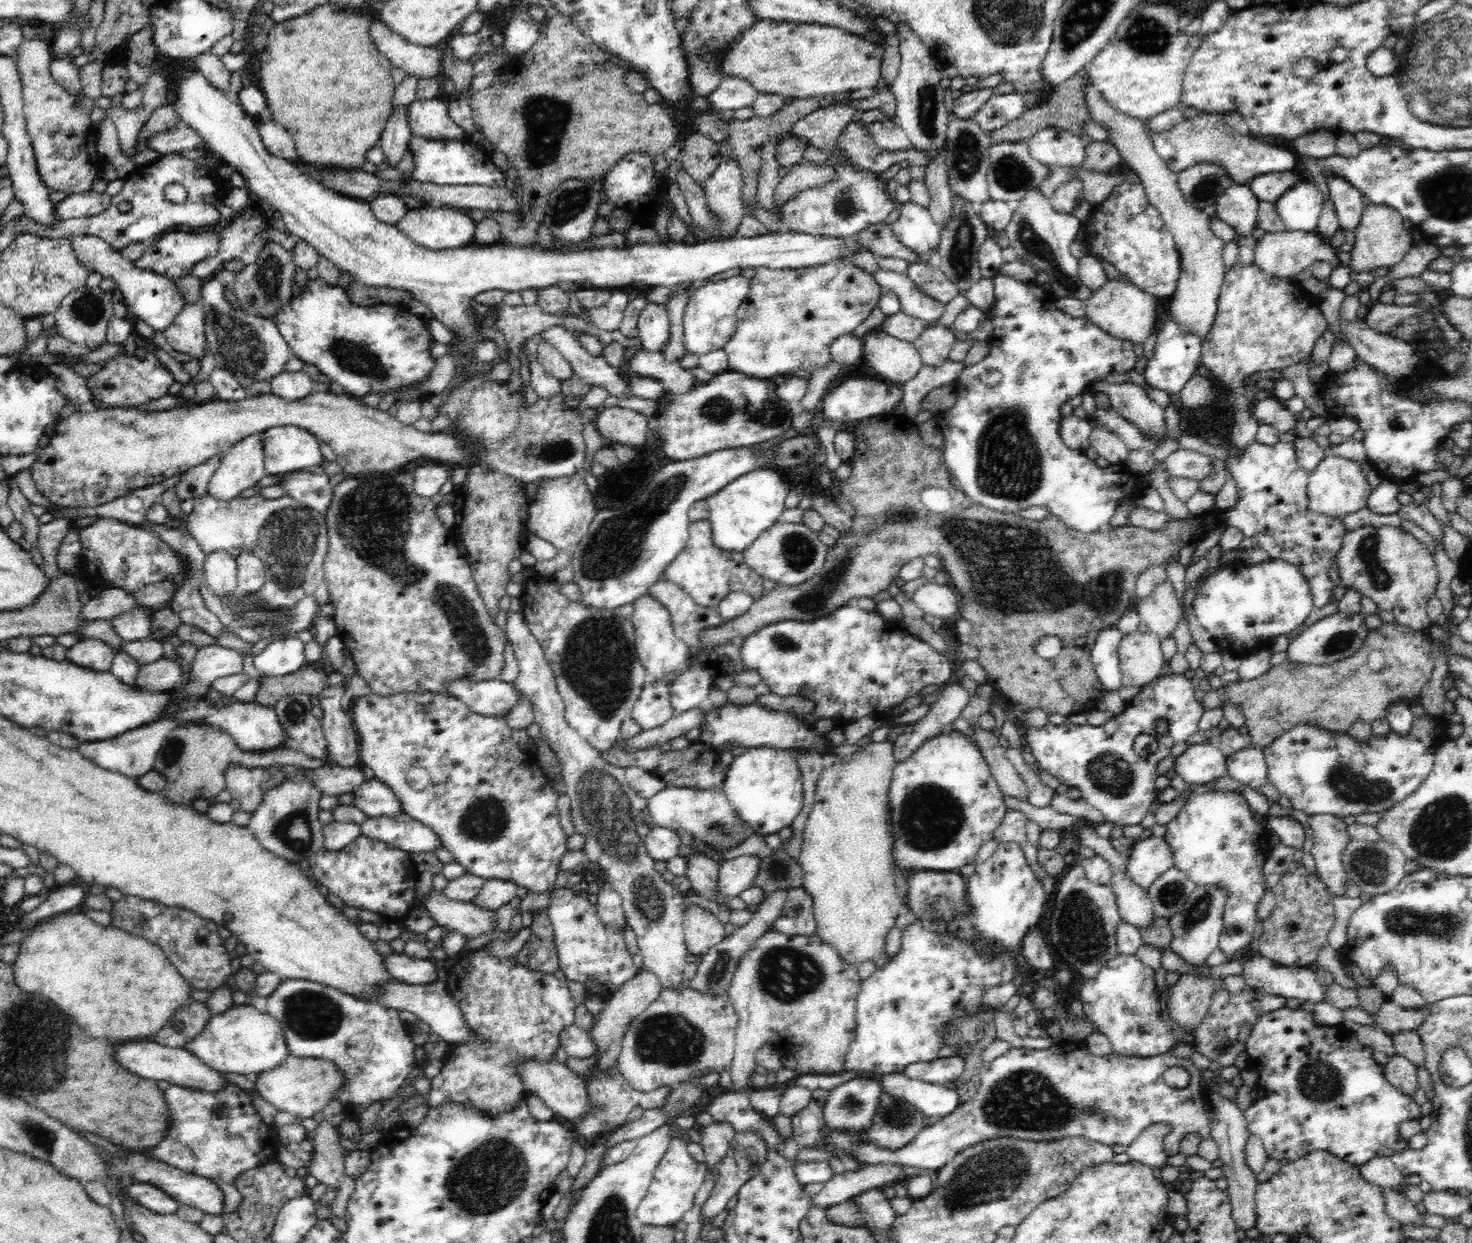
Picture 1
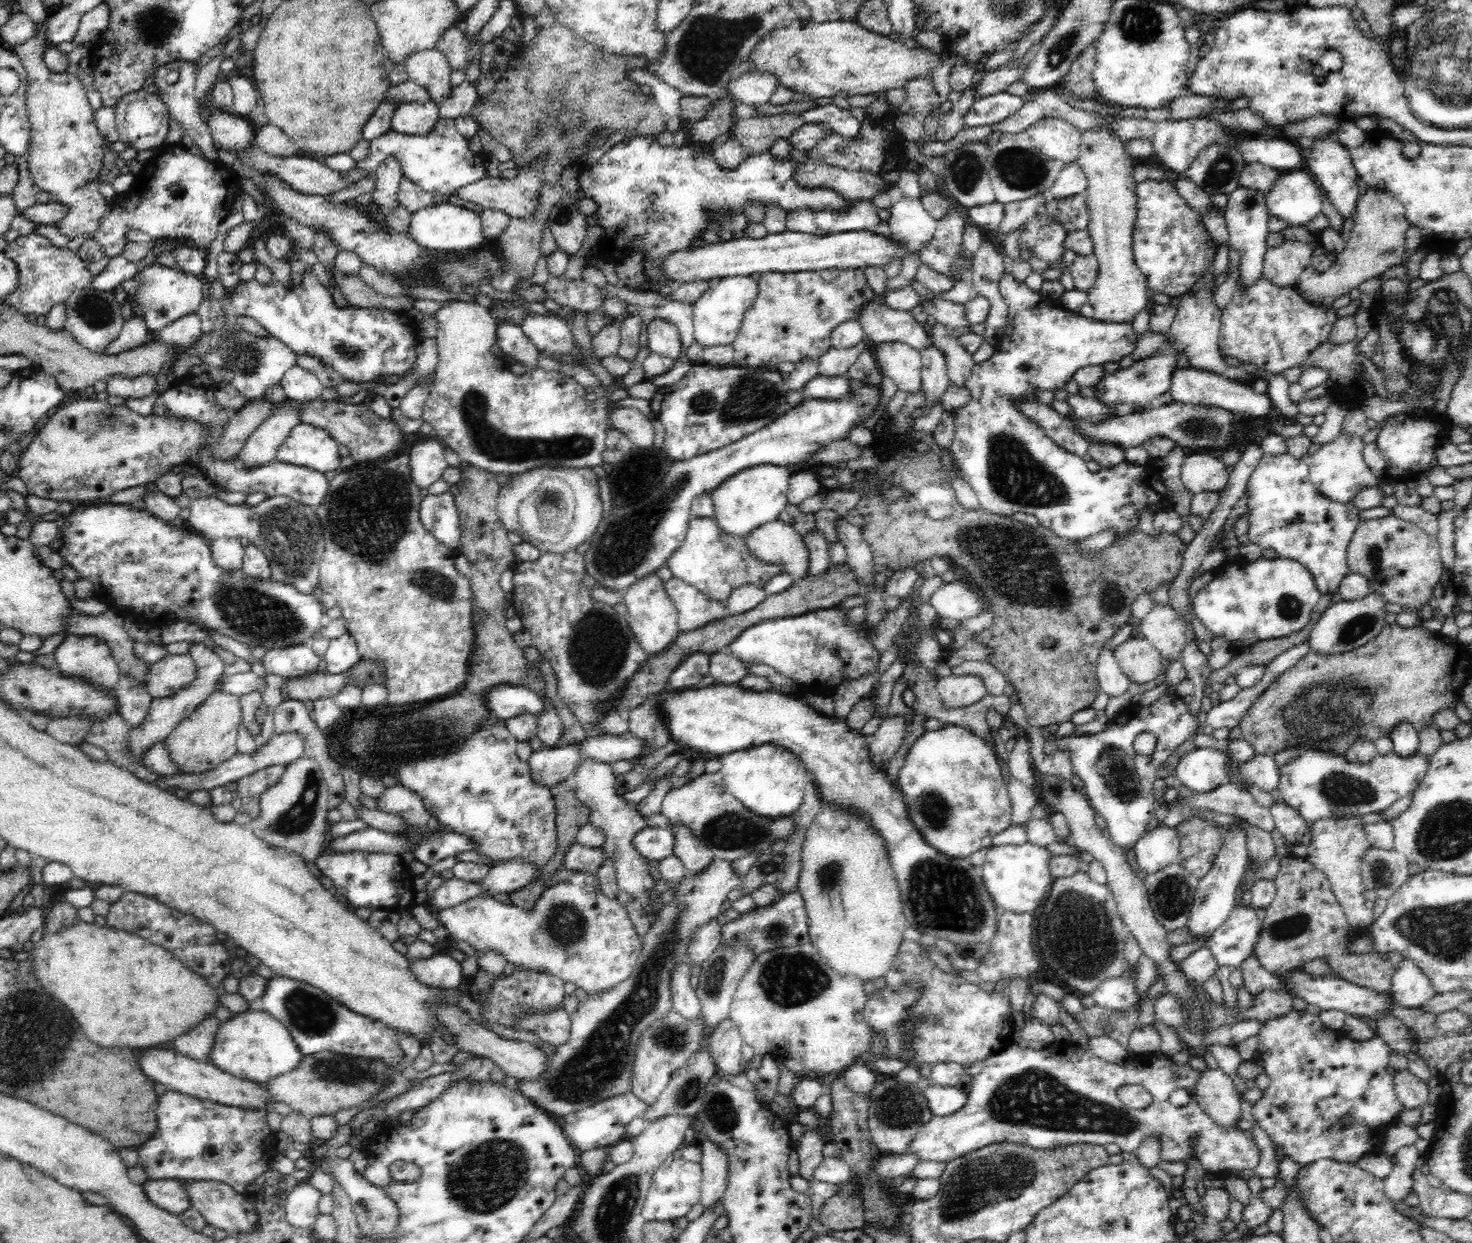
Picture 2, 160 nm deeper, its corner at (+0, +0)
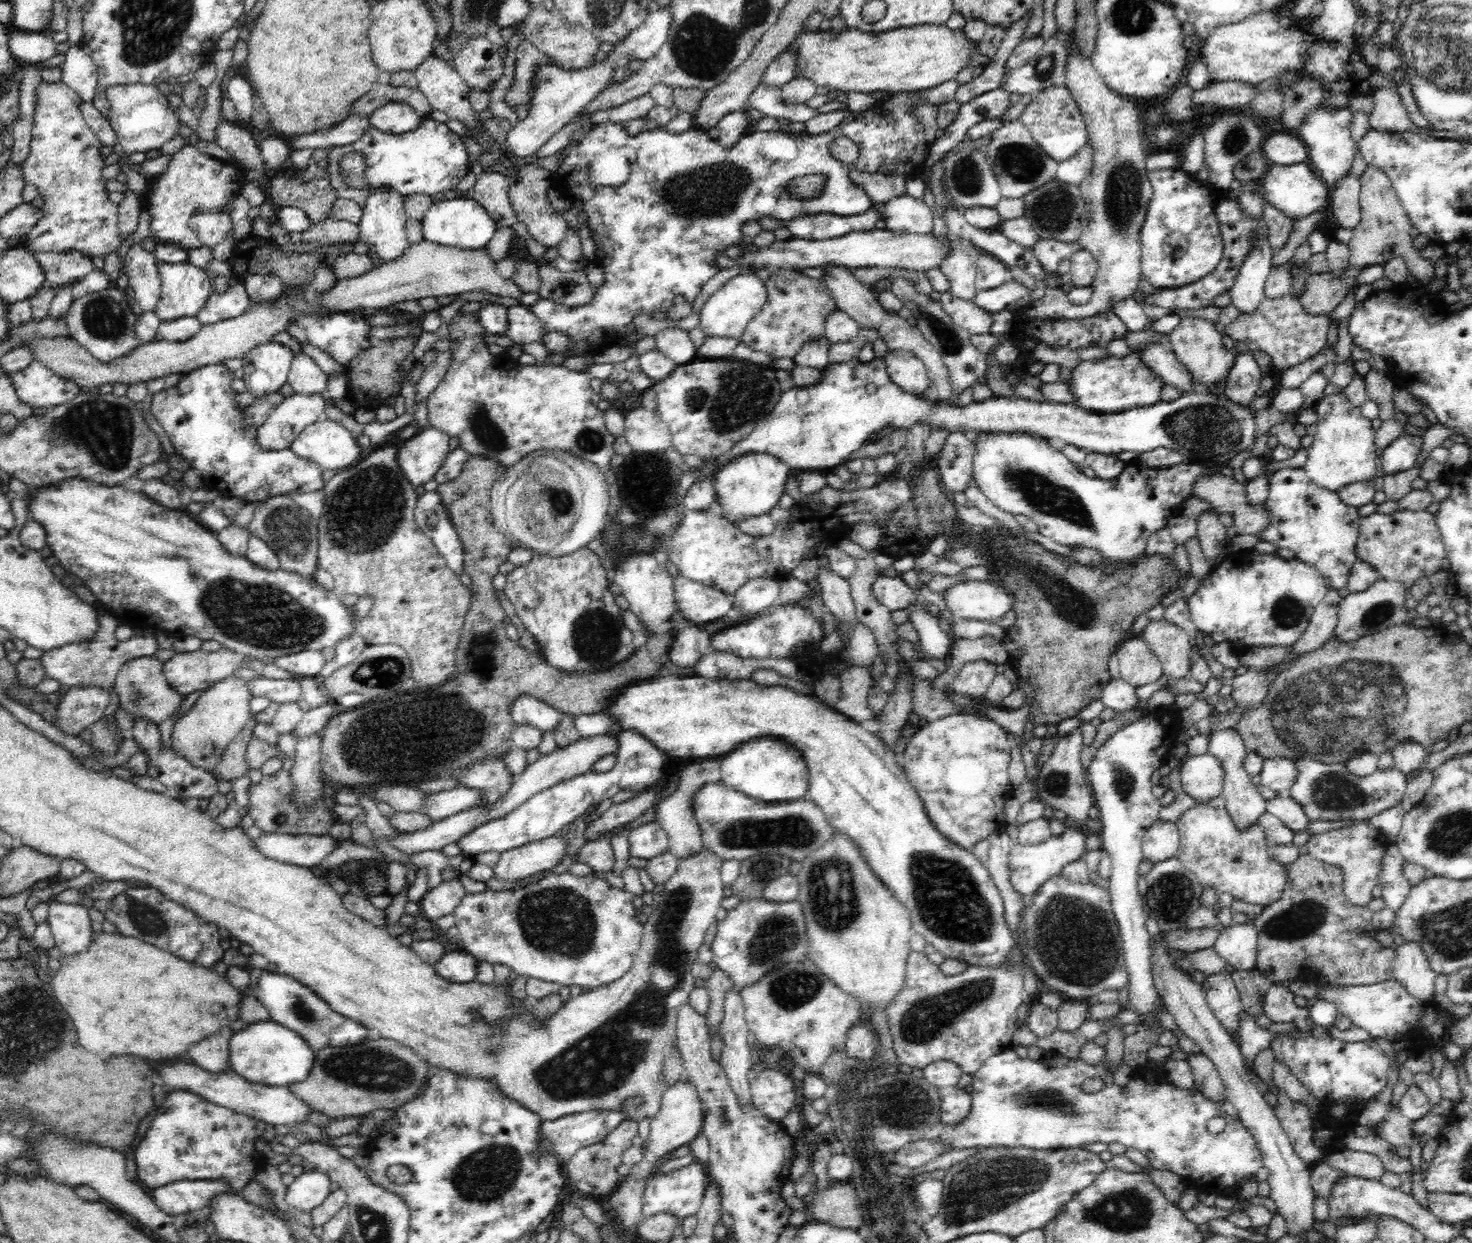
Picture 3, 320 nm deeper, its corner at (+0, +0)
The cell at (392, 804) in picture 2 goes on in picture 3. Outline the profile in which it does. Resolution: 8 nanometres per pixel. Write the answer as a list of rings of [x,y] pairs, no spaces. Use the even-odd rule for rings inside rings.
[[[458,787],[453,790],[444,790],[429,794],[425,806],[418,812],[428,816],[434,823],[458,812],[478,807],[481,804],[481,798],[483,794],[479,790],[470,788]]]

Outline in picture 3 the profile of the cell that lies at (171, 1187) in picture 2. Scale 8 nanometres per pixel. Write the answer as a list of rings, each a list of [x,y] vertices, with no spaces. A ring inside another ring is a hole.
[[[180,1179],[150,1191],[158,1208],[166,1214],[178,1216],[188,1211],[208,1207],[218,1194],[232,1194],[233,1190],[224,1181],[189,1181]]]

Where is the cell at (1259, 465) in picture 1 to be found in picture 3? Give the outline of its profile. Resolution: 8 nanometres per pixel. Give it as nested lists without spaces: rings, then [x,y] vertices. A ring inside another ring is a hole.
[[[1282,468],[1269,475],[1270,492],[1266,509],[1270,509],[1270,526],[1258,536],[1279,548],[1288,548],[1296,559],[1313,566],[1327,581],[1328,589],[1340,590],[1348,585],[1352,565],[1358,560],[1356,542],[1361,516],[1356,506],[1344,504],[1335,492],[1318,486],[1302,468]]]

